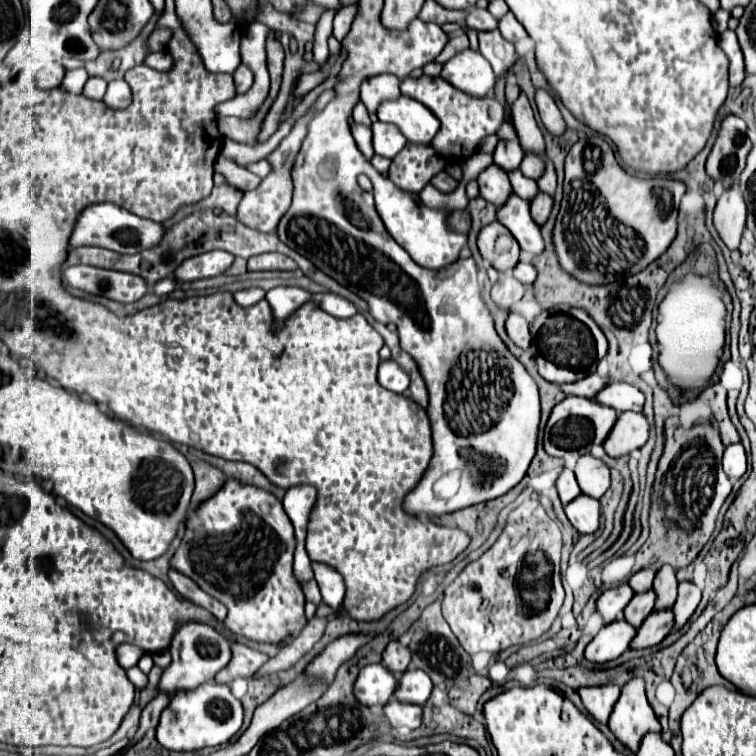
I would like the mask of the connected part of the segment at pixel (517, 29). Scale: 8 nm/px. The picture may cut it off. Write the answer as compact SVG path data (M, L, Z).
M508 11L502 19L498 19L498 31L502 33L502 37L510 43L516 43L518 39L526 37L526 29L518 23L518 19L514 17L512 11Z

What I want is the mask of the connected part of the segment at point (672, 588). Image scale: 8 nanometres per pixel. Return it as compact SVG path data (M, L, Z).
M664 565L656 577L654 577L654 585L652 591L656 593L656 609L670 609L676 601L676 589L678 589L678 581L676 581L676 573L672 571L670 565Z

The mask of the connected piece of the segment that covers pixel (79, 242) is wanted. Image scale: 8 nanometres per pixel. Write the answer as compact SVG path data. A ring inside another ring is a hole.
M96 203L86 207L74 227L74 233L70 237L70 247L82 247L82 245L94 245L94 247L104 247L116 253L140 253L144 249L150 249L152 245L160 243L160 237L164 235L164 225L150 221L150 219L142 219L114 203Z

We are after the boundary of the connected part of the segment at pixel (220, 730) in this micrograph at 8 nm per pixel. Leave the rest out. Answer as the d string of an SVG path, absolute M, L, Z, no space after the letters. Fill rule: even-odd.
M204 683L192 693L176 693L170 705L162 711L156 739L170 751L196 751L202 747L214 747L226 743L242 727L242 705L230 693L228 685Z

